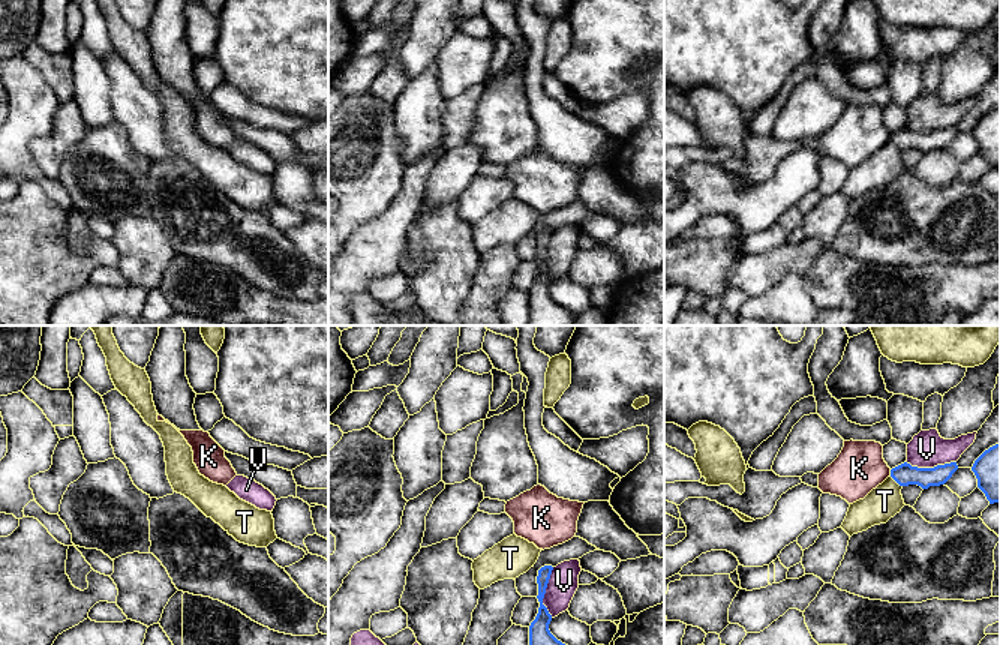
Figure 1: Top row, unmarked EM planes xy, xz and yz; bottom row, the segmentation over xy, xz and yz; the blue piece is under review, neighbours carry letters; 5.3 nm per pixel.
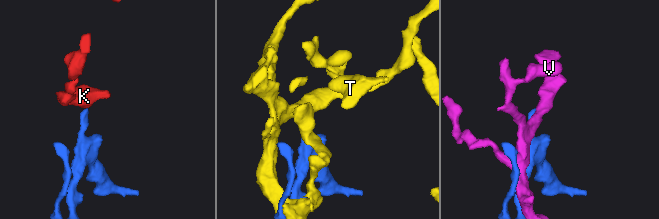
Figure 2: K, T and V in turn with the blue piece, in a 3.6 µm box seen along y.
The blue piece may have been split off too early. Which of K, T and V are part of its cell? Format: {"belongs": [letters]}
{"belongs": []}

